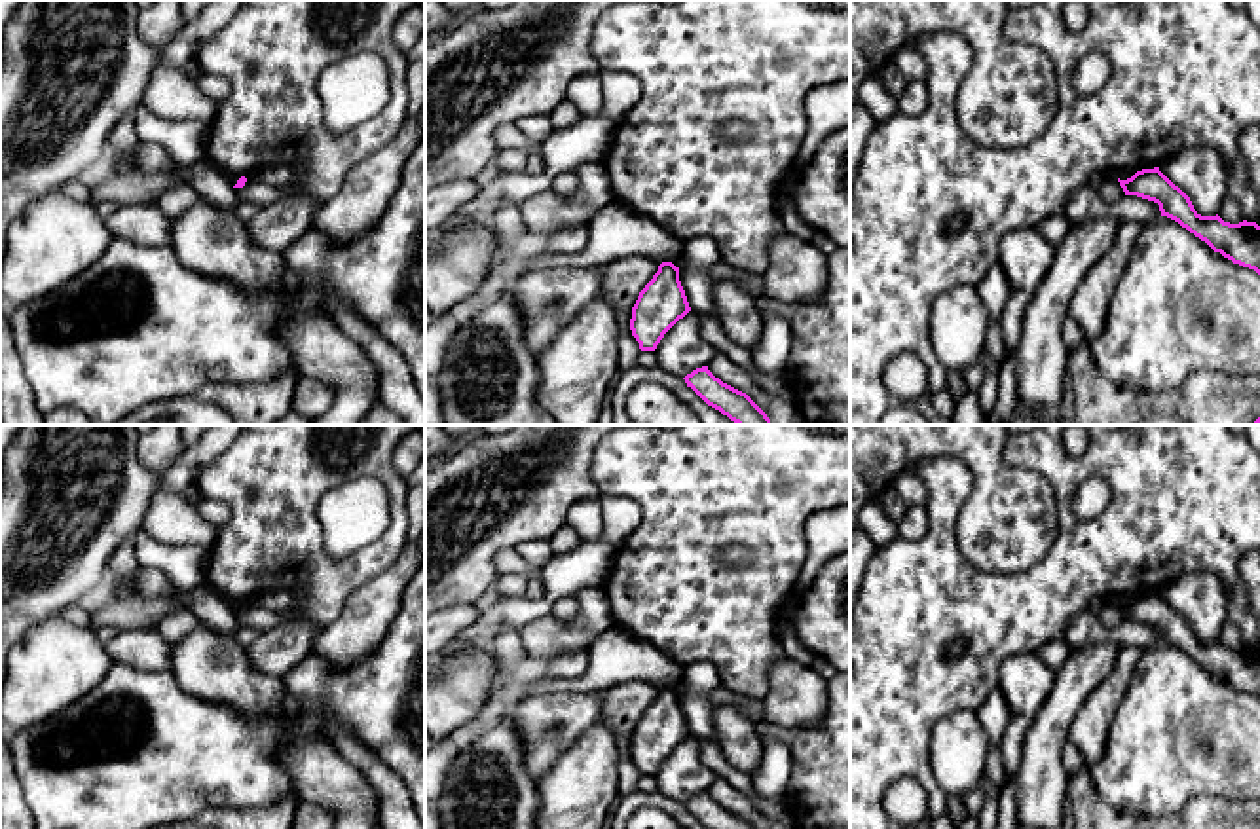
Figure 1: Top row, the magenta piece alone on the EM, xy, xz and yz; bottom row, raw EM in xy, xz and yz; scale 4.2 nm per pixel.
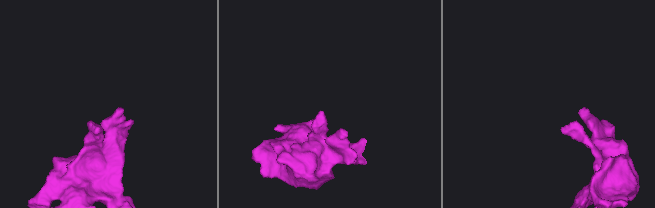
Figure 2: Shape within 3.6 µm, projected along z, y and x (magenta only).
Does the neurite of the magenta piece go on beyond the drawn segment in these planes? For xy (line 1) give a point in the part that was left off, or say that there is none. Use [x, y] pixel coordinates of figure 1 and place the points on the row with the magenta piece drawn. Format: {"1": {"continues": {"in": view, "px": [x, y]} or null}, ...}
{"1": {"continues": null}}

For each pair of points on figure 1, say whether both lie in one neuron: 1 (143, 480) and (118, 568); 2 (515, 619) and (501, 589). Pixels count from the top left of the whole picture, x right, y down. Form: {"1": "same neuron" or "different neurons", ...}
{"1": "different neurons", "2": "different neurons"}

